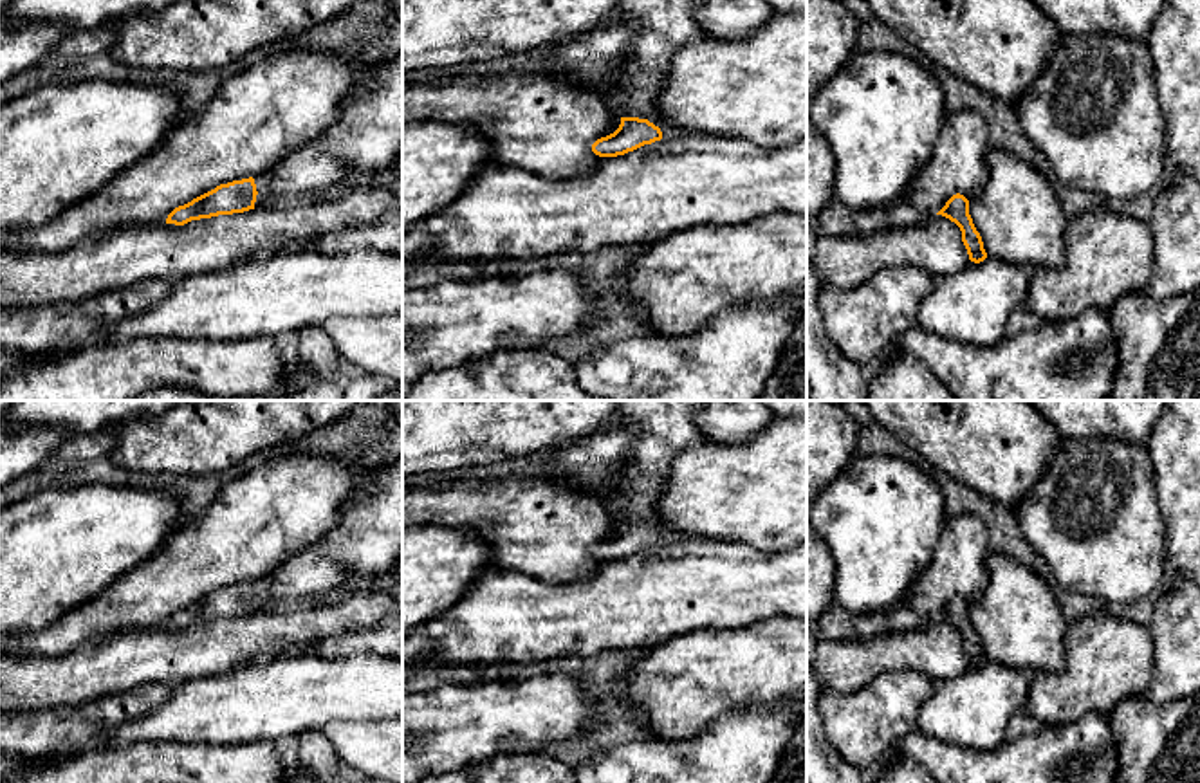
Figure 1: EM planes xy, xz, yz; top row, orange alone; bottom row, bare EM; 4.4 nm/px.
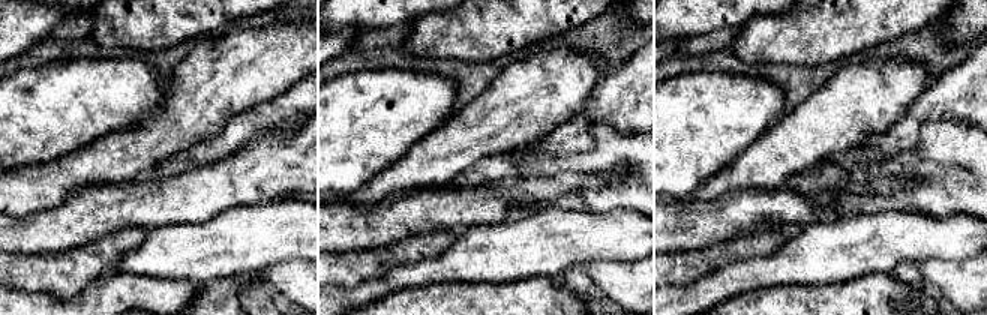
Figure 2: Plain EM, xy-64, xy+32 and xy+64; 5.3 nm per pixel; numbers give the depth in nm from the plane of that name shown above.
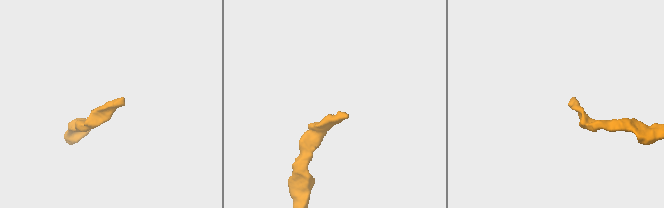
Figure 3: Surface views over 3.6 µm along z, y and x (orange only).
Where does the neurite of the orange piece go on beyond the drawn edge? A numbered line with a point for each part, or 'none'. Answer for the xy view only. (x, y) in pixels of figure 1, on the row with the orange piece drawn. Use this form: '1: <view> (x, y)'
1: xy (369, 130)

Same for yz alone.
none

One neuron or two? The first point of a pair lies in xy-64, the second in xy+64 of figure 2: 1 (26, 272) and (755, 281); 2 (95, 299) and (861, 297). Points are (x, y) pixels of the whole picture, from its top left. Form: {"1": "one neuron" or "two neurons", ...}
{"1": "two neurons", "2": "one neuron"}

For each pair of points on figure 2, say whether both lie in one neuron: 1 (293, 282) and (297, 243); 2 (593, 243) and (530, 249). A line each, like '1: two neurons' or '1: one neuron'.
1: two neurons
2: one neuron

